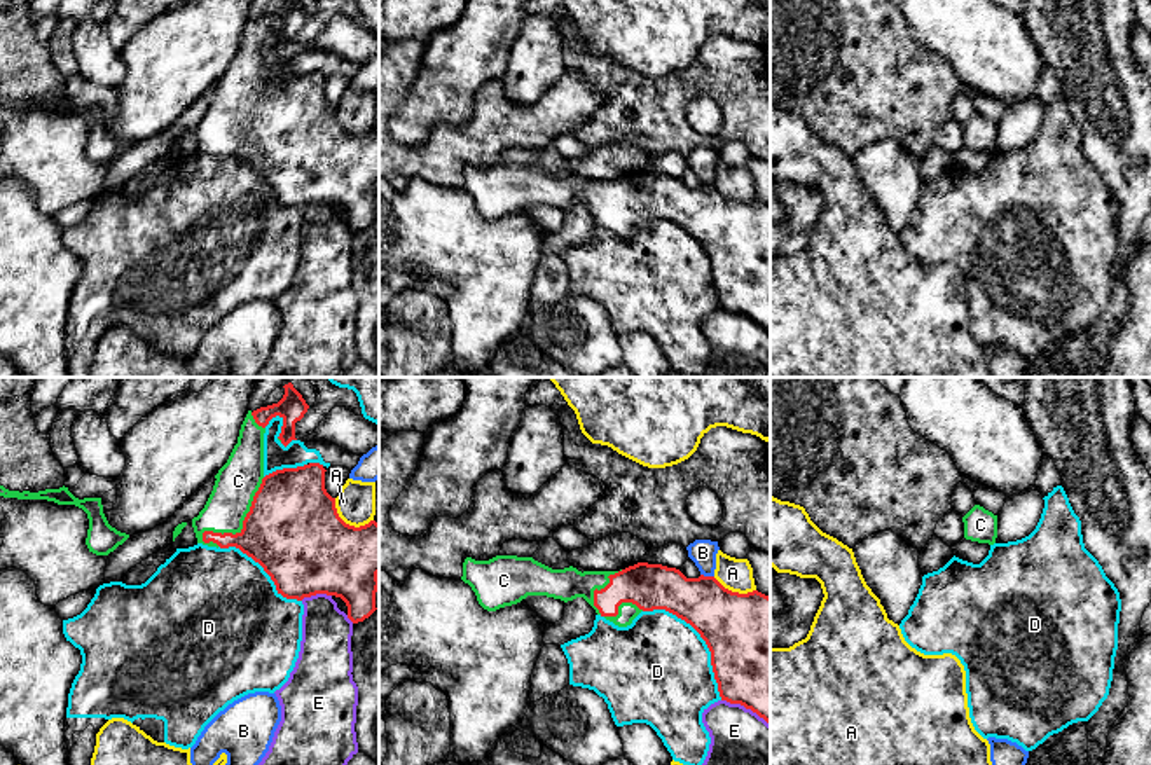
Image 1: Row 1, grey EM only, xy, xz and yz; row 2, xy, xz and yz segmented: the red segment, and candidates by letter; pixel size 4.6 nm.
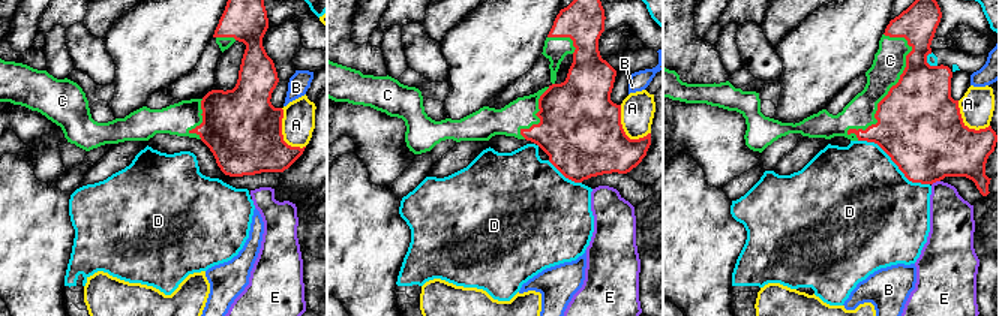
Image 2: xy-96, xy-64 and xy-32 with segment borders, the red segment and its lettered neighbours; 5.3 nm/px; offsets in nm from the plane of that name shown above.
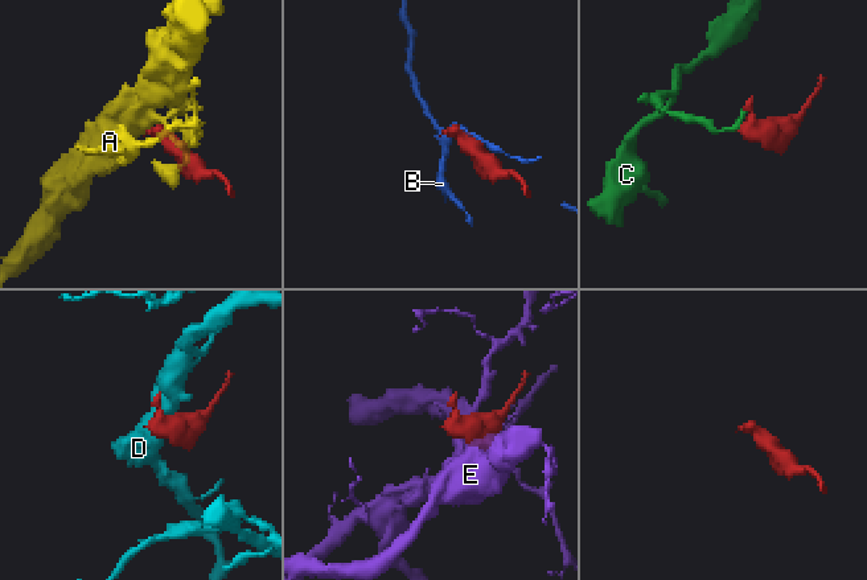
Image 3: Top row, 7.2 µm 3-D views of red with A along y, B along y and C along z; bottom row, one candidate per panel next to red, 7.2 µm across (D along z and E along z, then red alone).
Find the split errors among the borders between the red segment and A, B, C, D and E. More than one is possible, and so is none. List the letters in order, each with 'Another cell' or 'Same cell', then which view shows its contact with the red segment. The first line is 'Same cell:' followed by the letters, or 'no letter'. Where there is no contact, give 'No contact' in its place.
Same cell: C
A: Another cell. Touches red in xy
B: Another cell. Touches red in xz
C: Same cell. Touches red in xy
D: Another cell. Touches red in xz
E: Another cell. Touches red in xy

